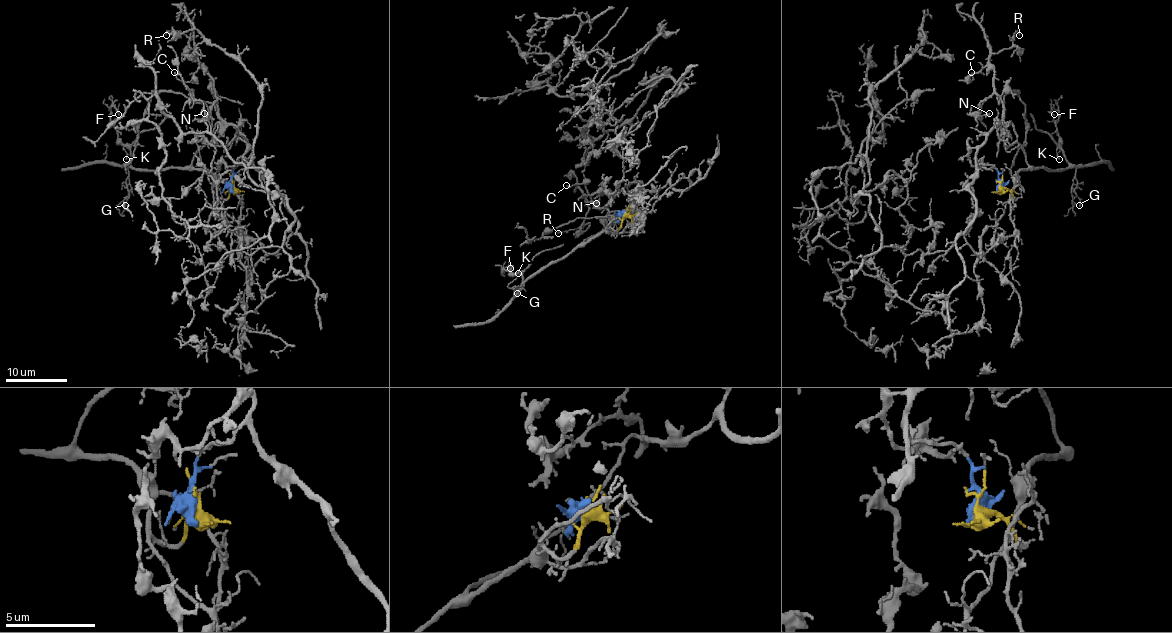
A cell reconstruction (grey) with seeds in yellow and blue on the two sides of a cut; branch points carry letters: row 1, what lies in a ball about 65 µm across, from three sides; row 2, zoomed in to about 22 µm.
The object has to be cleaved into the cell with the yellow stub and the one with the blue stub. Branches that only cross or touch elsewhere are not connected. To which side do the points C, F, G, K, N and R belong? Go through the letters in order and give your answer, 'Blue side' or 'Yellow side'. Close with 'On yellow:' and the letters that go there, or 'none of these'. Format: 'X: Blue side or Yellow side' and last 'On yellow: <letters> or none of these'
C: Blue side
F: Yellow side
G: Yellow side
K: Yellow side
N: Blue side
R: Blue side
On yellow: F, G, K

